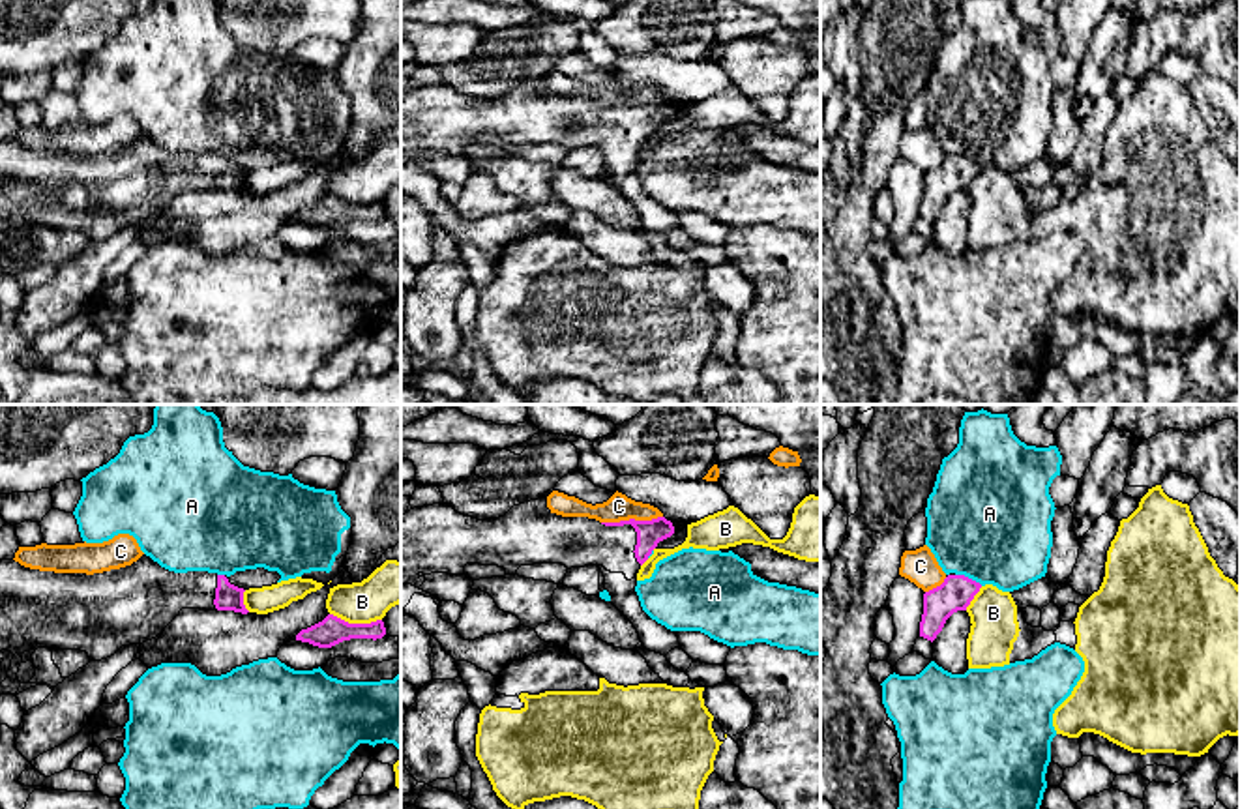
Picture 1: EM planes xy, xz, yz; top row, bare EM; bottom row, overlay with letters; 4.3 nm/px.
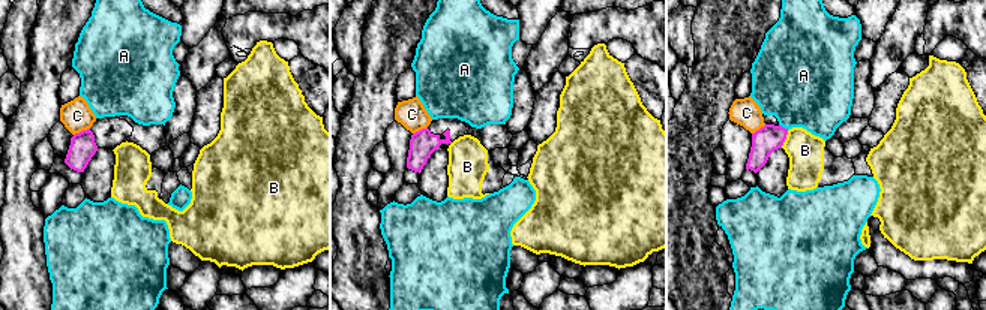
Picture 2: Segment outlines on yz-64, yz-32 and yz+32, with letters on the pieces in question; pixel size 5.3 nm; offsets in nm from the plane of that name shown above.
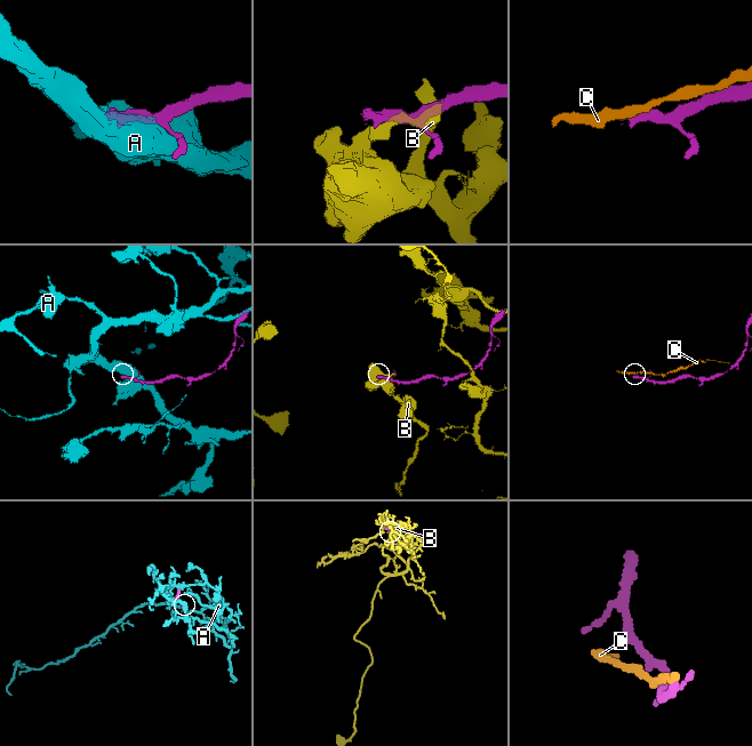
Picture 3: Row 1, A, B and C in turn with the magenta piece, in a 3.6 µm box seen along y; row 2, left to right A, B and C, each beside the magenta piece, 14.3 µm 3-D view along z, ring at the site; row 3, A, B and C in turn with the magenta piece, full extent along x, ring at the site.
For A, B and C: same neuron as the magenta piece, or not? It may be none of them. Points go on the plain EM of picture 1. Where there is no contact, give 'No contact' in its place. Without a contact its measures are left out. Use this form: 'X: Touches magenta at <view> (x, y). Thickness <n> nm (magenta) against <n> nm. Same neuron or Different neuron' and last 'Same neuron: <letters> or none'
A: Touches magenta at yz (967, 158). Thickness 150 nm (magenta) against 500 nm. Different neuron
B: Touches magenta at xy (356, 205). Thickness 120 nm (magenta) against 180 nm. Different neuron
C: Touches magenta at xz (632, 100). Thickness 110 nm (magenta) against 110 nm. Different neuron
Same neuron: none

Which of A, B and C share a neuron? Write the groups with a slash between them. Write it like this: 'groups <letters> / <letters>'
groups A / B / C

